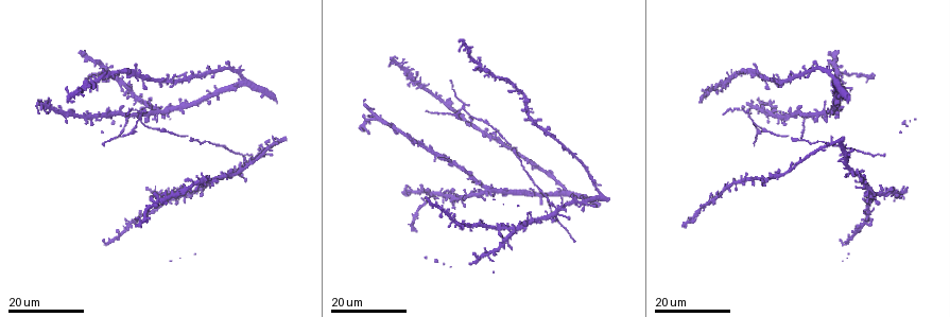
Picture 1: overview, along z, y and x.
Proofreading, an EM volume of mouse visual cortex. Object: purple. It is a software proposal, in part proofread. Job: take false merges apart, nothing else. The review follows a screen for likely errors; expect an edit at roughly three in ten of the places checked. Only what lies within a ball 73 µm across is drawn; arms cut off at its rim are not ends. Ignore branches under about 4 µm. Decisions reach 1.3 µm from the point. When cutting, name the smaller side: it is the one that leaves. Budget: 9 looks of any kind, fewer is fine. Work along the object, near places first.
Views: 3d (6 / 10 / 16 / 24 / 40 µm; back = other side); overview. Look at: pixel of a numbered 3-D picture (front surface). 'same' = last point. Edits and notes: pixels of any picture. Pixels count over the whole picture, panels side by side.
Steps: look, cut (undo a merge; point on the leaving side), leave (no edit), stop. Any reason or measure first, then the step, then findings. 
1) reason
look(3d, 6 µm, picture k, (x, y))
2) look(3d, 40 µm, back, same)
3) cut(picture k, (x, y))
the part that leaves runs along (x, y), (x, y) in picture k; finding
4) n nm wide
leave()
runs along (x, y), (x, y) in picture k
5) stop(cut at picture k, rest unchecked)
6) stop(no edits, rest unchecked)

look(3d, 24 µm, picture 1, (506, 228))

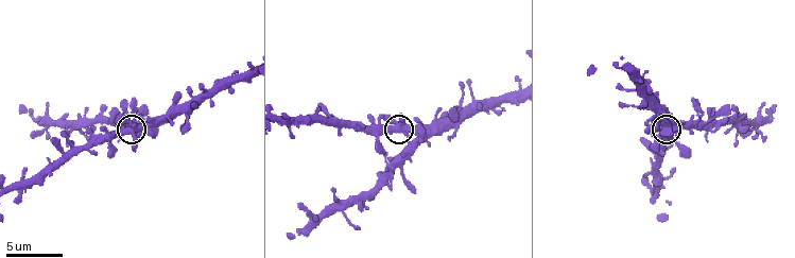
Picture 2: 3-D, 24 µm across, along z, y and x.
look(3d, 6 µm, picture 2, (399, 123))

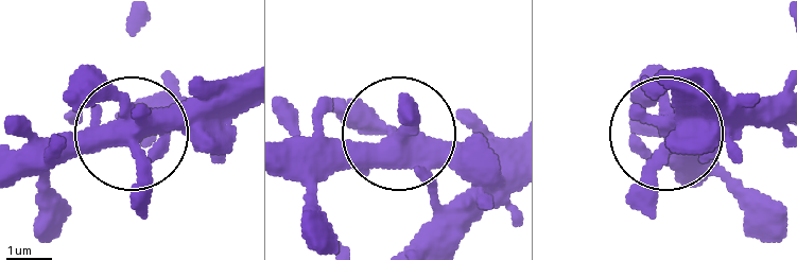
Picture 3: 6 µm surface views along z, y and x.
410 nm wide
leave()
runs along (505, 142), (345, 142), (315, 123) in picture 3; all the same cell

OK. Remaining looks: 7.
a fork
look(3d, 24 µm, picture 1, (753, 119))

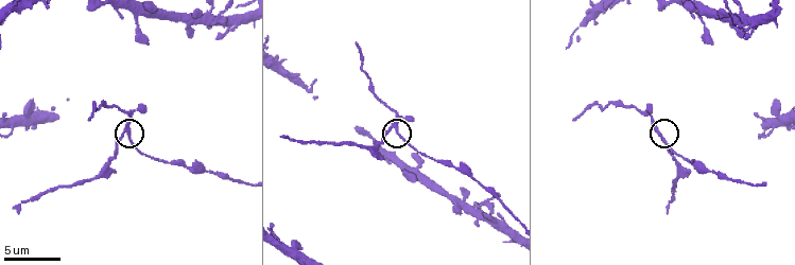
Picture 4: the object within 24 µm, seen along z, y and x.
look(3d, 6 µm, picture 4, (392, 126))

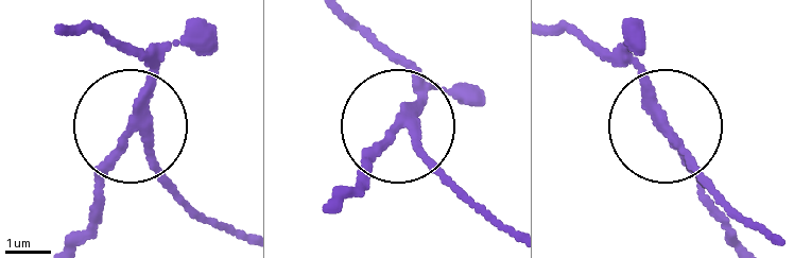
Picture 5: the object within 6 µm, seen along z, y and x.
cut(picture 5, (106, 157))
the part that leaves runs along (143, 113), (105, 166), (79, 235) in picture 5; two cells meet here

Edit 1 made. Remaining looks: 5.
look(3d, 16 µm, picture 4, (702, 19))

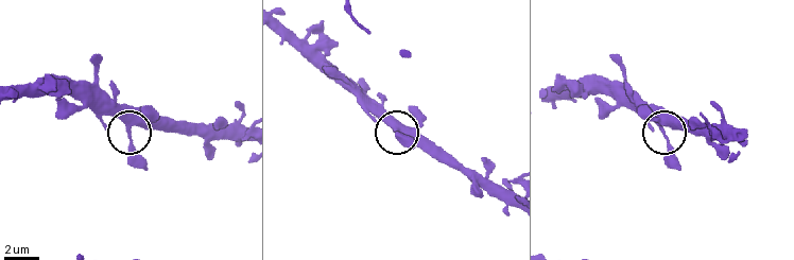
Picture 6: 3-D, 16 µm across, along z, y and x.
280 nm wide
leave()
one cell here

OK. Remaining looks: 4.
look(3d, 24 µm, picture 1, (447, 163))

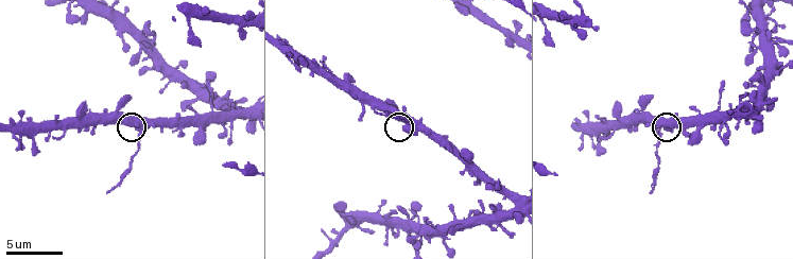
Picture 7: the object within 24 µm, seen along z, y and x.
zoom in
look(3d, 6 µm, picture 7, (406, 127))

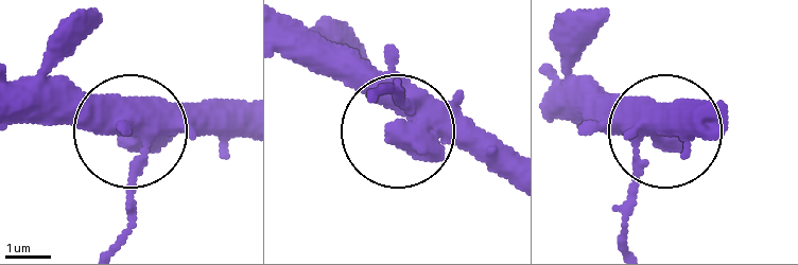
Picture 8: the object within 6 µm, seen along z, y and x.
side arm 7 µm
cut(picture 8, (135, 219))
the part that leaves runs along (150, 158), (123, 245) in picture 8; a second cell is stuck on

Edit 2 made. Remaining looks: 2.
stop(cut at picture 5, cut at picture 8, rest unchecked)

